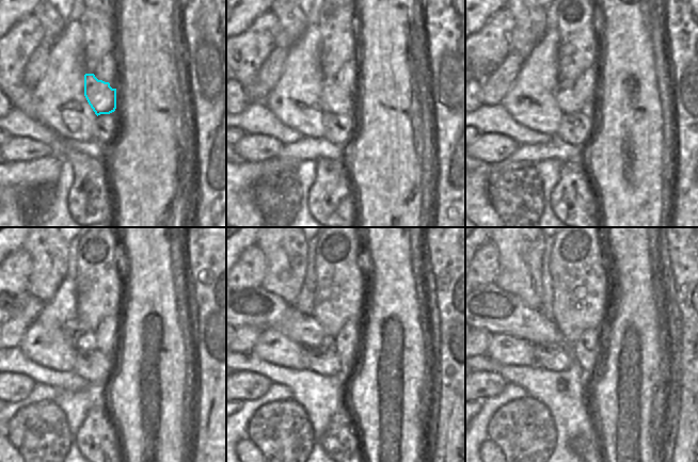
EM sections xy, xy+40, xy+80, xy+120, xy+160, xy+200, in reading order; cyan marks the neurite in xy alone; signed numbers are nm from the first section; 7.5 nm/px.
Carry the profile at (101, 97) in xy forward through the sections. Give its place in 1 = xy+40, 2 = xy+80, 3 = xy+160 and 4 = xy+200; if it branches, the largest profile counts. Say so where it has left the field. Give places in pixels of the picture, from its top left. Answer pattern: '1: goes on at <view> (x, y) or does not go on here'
1: goes on at xy+40 (335, 98)
2: goes on at xy+80 (568, 102)
3: goes on at xy+160 (256, 307)
4: goes on at xy+200 (489, 307)

